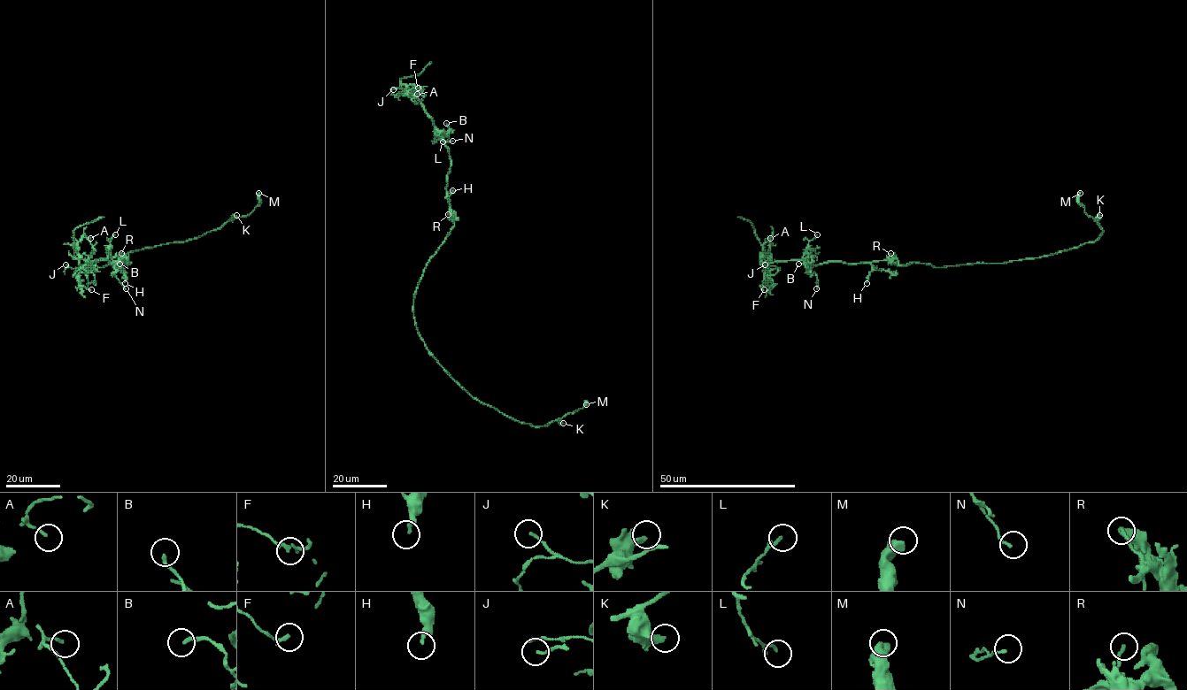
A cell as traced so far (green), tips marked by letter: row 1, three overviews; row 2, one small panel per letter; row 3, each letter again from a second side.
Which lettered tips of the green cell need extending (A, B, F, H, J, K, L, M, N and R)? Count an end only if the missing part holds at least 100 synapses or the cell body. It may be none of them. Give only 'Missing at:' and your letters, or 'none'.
Missing at: none

